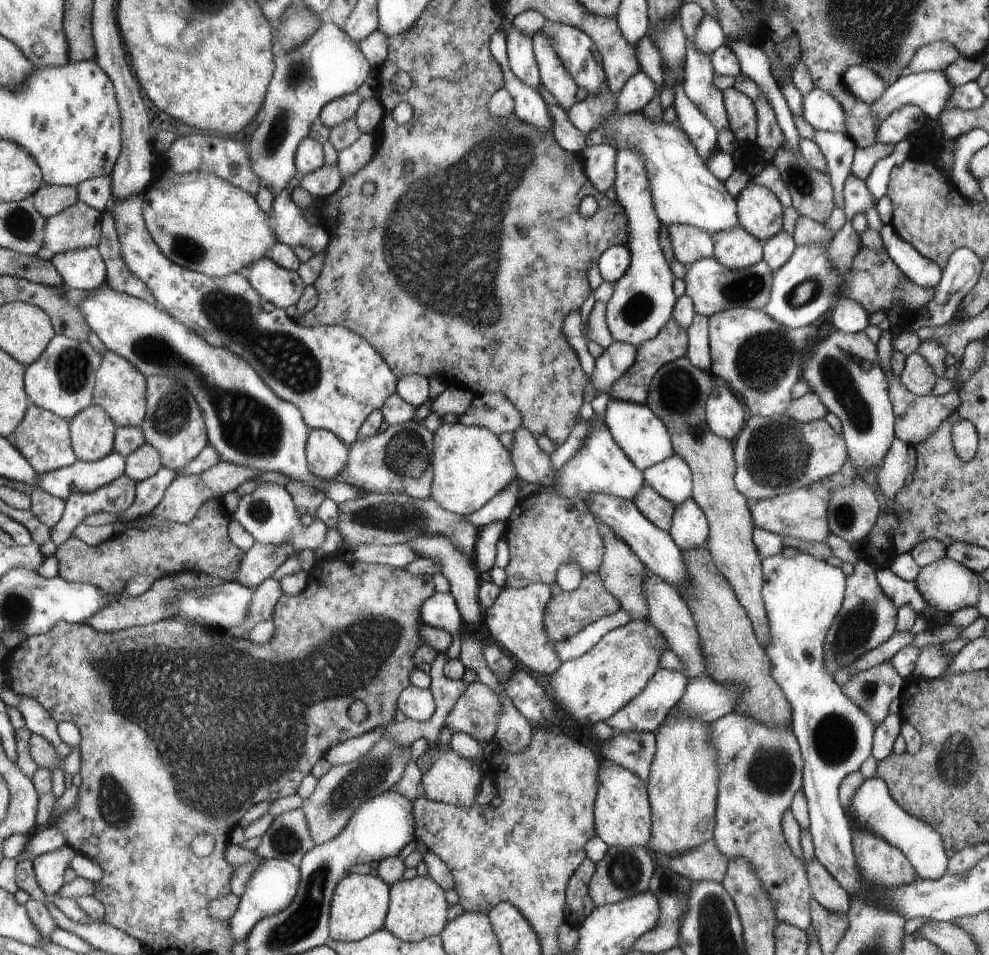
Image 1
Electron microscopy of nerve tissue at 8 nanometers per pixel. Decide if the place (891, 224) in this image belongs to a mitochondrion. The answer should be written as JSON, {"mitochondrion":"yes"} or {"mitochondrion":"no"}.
{"mitochondrion":"no"}

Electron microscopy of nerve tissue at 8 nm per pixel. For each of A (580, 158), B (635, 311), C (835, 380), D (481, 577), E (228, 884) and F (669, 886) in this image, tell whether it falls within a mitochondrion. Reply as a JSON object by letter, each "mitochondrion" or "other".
{"A":"other","B":"mitochondrion","C":"mitochondrion","D":"other","E":"other","F":"mitochondrion"}

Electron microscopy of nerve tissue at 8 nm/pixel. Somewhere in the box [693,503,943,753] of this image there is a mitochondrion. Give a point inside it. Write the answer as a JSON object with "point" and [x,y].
{"point":[856,626]}

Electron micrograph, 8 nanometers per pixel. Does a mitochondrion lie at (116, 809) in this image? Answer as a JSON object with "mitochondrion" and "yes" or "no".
{"mitochondrion":"yes"}

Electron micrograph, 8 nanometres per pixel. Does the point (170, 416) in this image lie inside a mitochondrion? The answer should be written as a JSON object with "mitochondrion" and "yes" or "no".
{"mitochondrion":"yes"}

